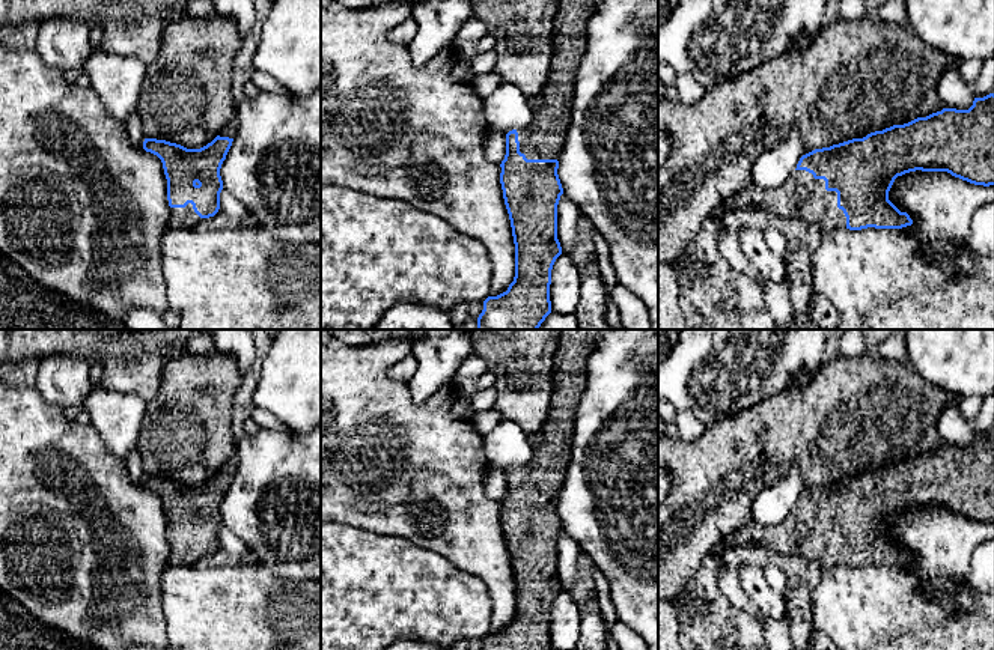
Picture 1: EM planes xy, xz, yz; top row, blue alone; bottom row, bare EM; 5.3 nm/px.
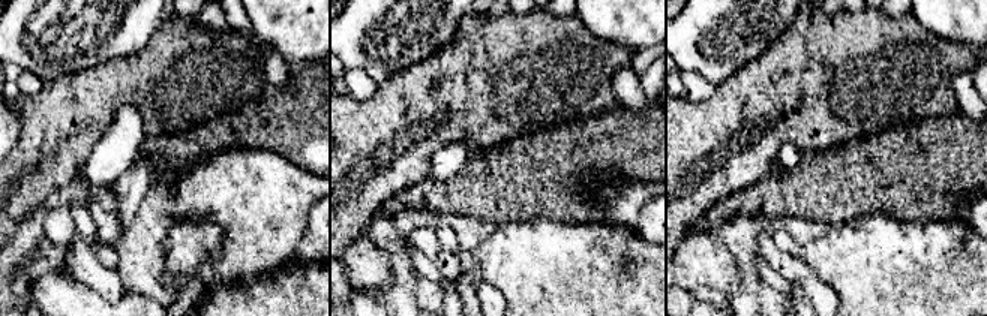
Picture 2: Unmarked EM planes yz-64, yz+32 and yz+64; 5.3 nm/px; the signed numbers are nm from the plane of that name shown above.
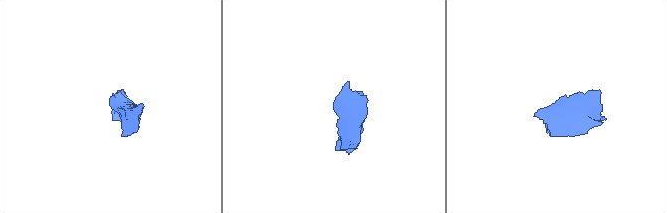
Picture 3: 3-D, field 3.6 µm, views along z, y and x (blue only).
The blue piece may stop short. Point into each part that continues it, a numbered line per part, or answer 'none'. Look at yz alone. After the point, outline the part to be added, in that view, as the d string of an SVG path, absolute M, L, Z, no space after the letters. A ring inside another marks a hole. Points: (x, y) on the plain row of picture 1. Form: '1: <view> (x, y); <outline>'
1: yz (801, 534); M795 507L779 525L749 524L724 539L714 552L721 558L729 546L758 543L776 554L816 563L822 569L846 566L846 554L837 545L837 530L825 527L824 516L806 507Z

